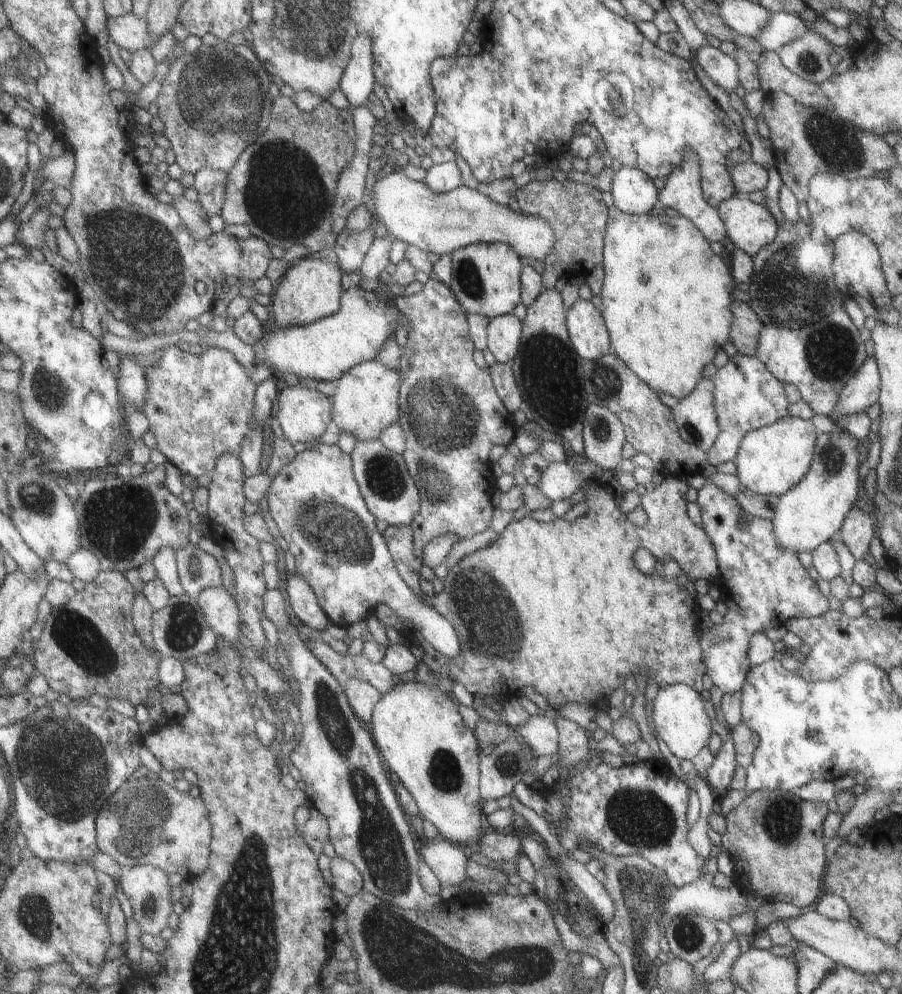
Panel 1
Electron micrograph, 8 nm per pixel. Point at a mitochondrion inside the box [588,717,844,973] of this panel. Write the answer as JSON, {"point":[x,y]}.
{"point":[637,816]}

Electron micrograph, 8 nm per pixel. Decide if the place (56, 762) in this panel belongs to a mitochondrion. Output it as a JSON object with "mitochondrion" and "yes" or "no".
{"mitochondrion":"yes"}

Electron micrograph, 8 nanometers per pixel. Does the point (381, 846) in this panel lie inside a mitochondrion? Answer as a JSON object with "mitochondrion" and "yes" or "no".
{"mitochondrion":"yes"}

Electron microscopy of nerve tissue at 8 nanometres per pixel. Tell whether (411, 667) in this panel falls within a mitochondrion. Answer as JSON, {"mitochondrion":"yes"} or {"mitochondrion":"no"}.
{"mitochondrion":"no"}

